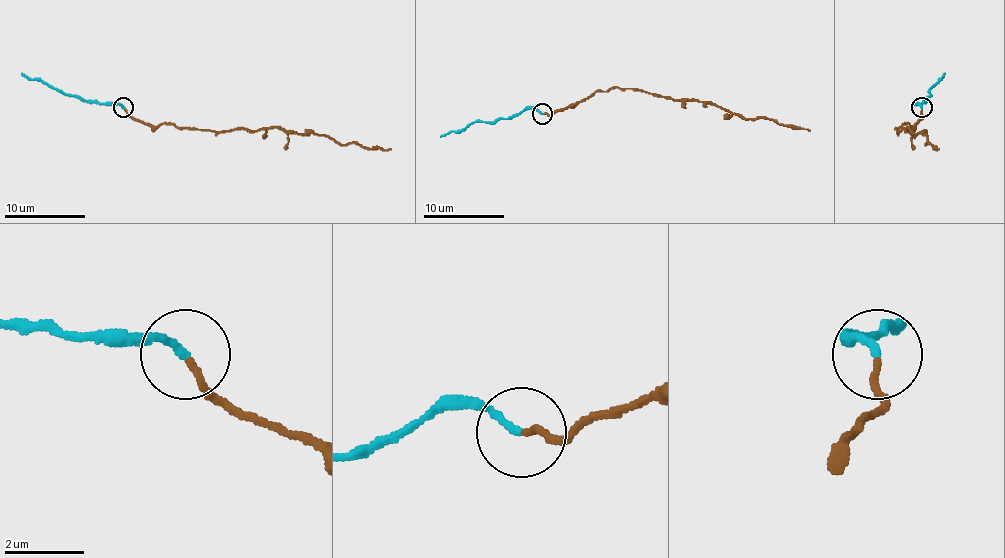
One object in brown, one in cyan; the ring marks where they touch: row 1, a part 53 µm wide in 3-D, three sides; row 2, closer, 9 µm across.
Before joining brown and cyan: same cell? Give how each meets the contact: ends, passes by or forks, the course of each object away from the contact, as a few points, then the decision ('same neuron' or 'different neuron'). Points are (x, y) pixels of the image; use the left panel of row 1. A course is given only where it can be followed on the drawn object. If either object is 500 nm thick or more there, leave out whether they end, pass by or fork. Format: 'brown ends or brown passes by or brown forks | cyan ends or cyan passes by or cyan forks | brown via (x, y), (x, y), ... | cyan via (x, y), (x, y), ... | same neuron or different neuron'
brown ends | cyan ends | brown via (123, 108), (155, 127), (173, 123), (177, 127), (222, 131), (280, 127), (343, 145), (391, 149) | cyan via (123, 106), (58, 92), (40, 80), (30, 80), (22, 72) | different neuron

